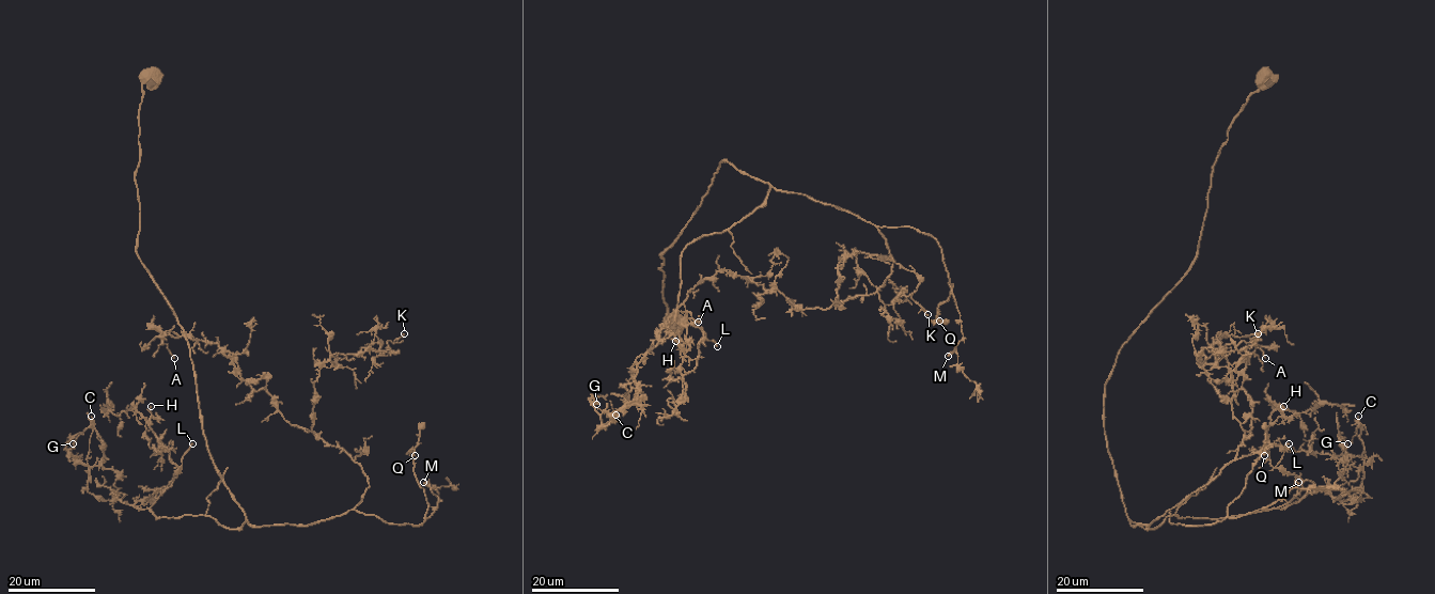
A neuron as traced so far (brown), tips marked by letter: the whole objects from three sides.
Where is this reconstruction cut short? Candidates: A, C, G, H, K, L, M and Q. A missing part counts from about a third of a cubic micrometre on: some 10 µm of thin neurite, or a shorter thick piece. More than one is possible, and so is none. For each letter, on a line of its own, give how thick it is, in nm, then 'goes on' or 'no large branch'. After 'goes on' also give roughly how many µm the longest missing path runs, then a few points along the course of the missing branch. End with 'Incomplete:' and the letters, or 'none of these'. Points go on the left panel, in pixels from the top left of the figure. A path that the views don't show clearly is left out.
A: 150 nm thick; no large branch
C: 190 nm thick; no large branch
G: 110 nm thick; no large branch
H: 150 nm thick; no large branch
K: 140 nm thick; no large branch
L: 170 nm thick; goes on; about 15 µm are missing; missing branch runs (192, 443), (199, 431), (221, 428)
M: 120 nm thick; goes on; about 5 µm are missing
Q: 170 nm thick; no large branch
Incomplete: L, M

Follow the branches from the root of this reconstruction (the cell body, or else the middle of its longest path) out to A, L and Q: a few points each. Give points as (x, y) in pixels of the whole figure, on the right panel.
A: (1265, 77), (1196, 259), (1105, 385), (1133, 526), (1251, 427), (1213, 340), (1256, 334), (1265, 358)
L: (1265, 77), (1196, 259), (1119, 353), (1104, 433), (1144, 528), (1288, 503), (1289, 443)
Q: (1265, 77), (1214, 167), (1196, 259), (1104, 394), (1133, 526), (1169, 510), (1172, 524), (1220, 521), (1264, 455)

